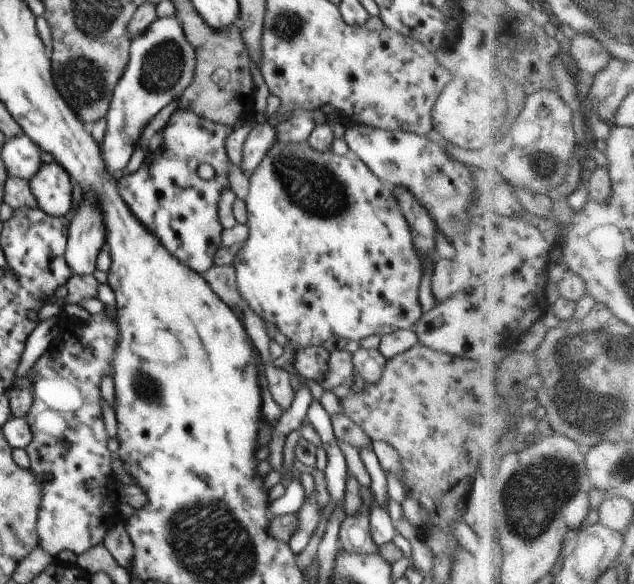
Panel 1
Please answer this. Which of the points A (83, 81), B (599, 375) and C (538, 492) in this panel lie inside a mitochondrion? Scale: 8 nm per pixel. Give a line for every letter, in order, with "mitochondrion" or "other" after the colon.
A: mitochondrion
B: mitochondrion
C: mitochondrion

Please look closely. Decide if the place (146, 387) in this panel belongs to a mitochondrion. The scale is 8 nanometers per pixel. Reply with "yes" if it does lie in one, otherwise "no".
yes

